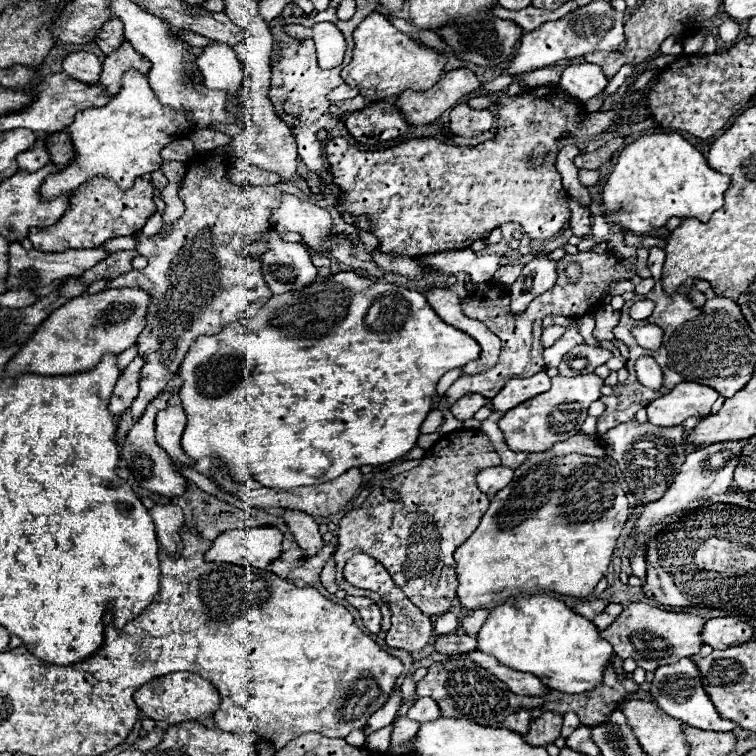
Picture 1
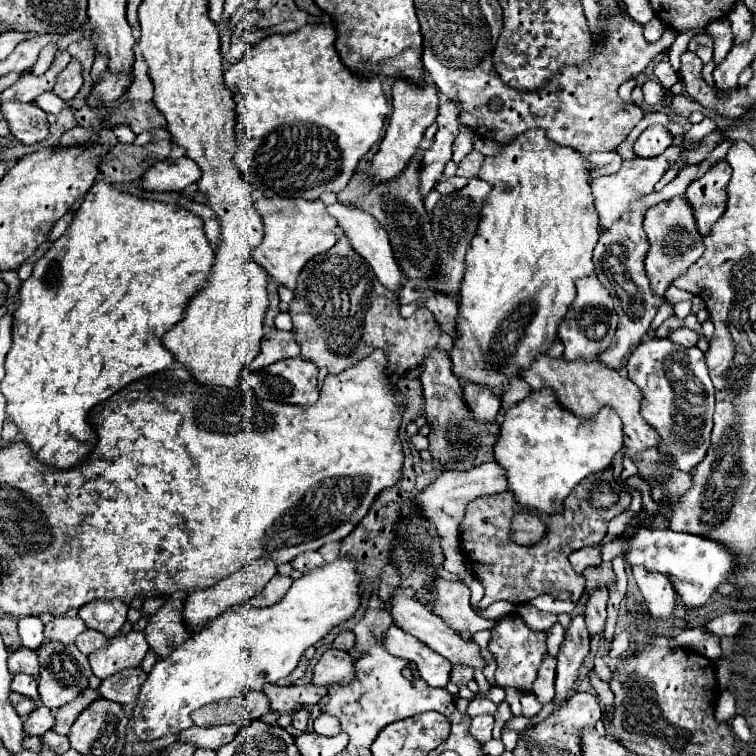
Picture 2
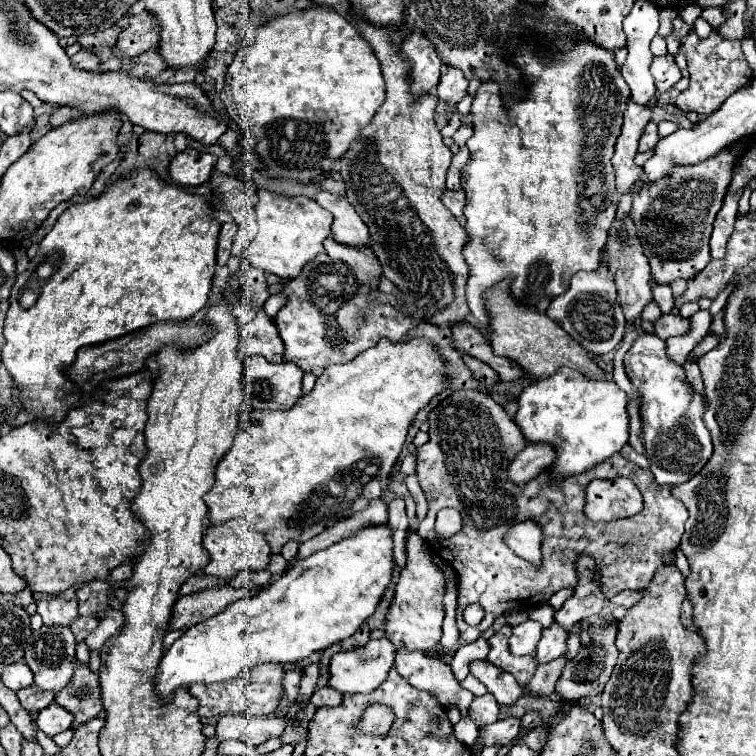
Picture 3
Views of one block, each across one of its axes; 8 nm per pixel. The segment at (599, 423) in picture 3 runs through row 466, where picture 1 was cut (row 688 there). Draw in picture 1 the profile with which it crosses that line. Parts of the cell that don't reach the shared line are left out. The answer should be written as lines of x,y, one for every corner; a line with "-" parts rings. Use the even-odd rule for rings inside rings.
541,593
526,598
514,598
512,604
504,602
488,610
488,618
480,628
480,632
476,634
476,640
478,640
478,650
498,658
500,664
518,672
534,674
548,688
568,692
568,694
582,694
600,686
602,672
610,664
610,656
612,656
612,644
600,638
598,628
590,620
570,610
562,600

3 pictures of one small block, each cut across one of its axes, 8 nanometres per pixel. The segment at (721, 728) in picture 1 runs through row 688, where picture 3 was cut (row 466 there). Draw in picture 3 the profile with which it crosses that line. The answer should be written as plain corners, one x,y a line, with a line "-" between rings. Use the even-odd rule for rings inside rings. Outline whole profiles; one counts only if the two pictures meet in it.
640,332
624,356
624,366
628,378
642,396
640,416
644,446
656,482
672,486
688,482
712,456
710,432
702,422
702,414
706,410
702,396
688,384
684,368
668,360
666,344
656,334

